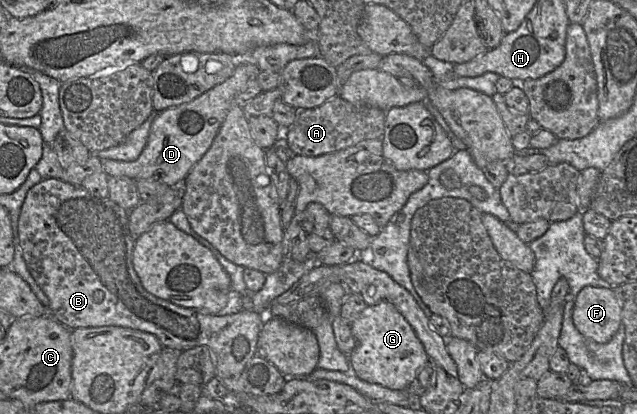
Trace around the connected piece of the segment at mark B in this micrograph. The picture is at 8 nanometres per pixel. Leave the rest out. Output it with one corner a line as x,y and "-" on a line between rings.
42,179
40,182
38,182
28,190
26,197
23,201
18,219
19,243
28,270
49,299
49,314
51,314
58,322
71,330
83,327
120,326
144,331
155,335
163,347
168,347
179,352
196,346
208,346
211,349
215,358
215,376
219,378
224,384
230,395
230,398
252,396
244,394
242,392
241,374
245,368
247,361
257,354
259,333
263,323
265,323
265,321
267,320
267,317
265,317
265,313
259,314
255,311
240,310
239,312
233,314
220,316
218,314
210,314
207,312
200,312
192,308
182,307
170,301
158,298
153,294
149,293
141,284
141,281
133,267
132,253
136,239
131,236
129,231
129,211
131,210
126,210
120,207
108,197
100,198
94,196
86,189
84,189
82,185
73,185
62,181
61,179

